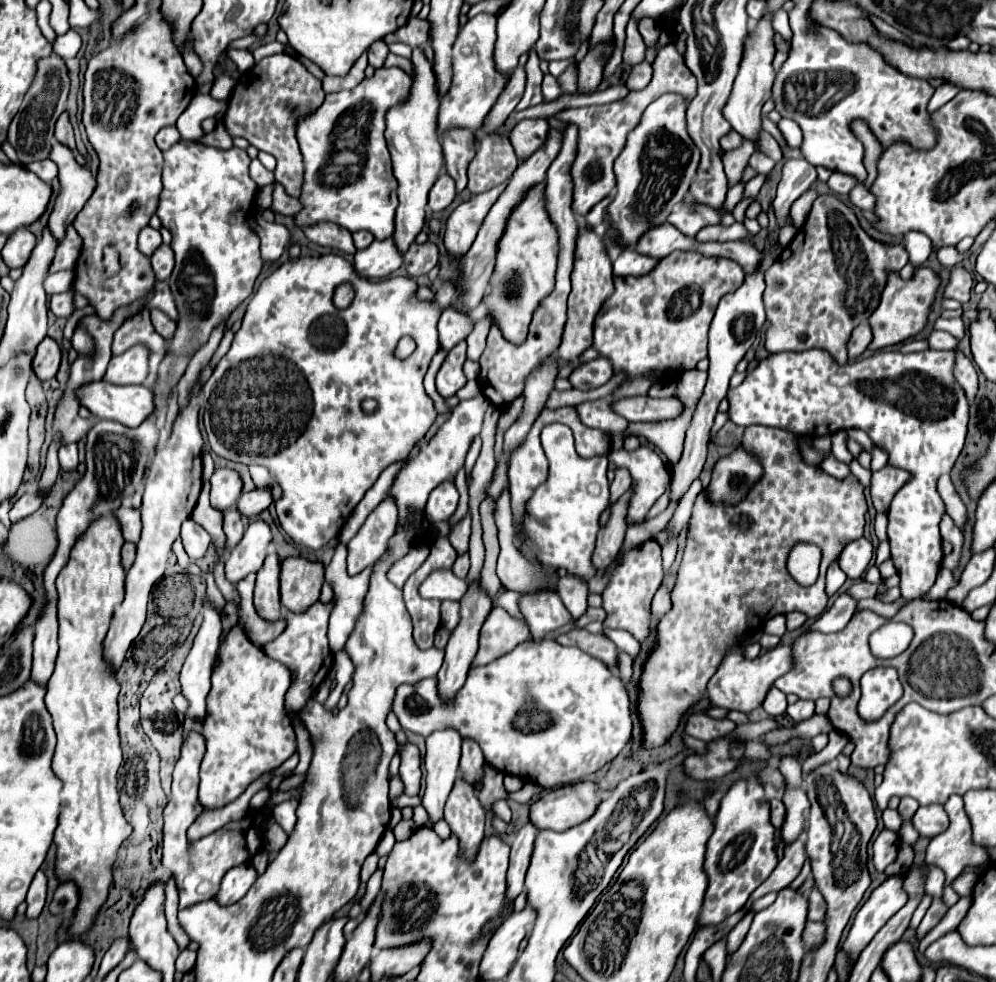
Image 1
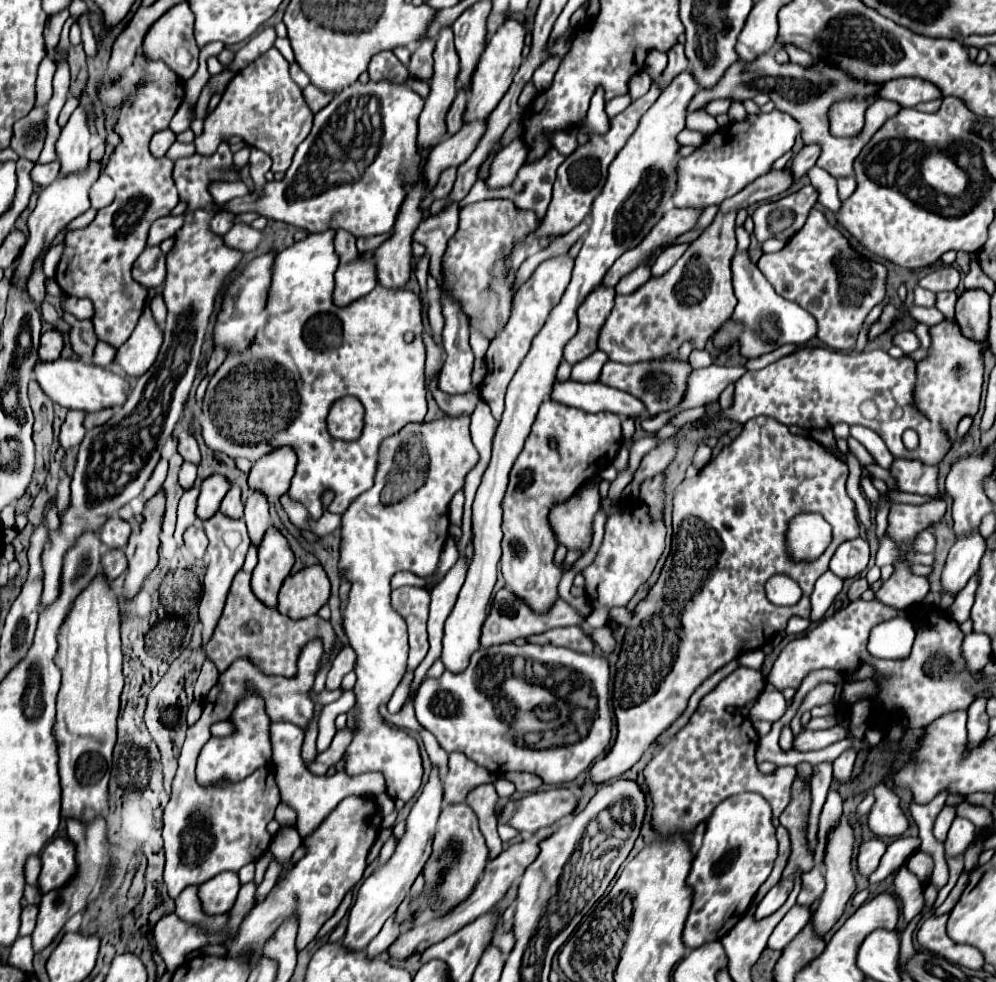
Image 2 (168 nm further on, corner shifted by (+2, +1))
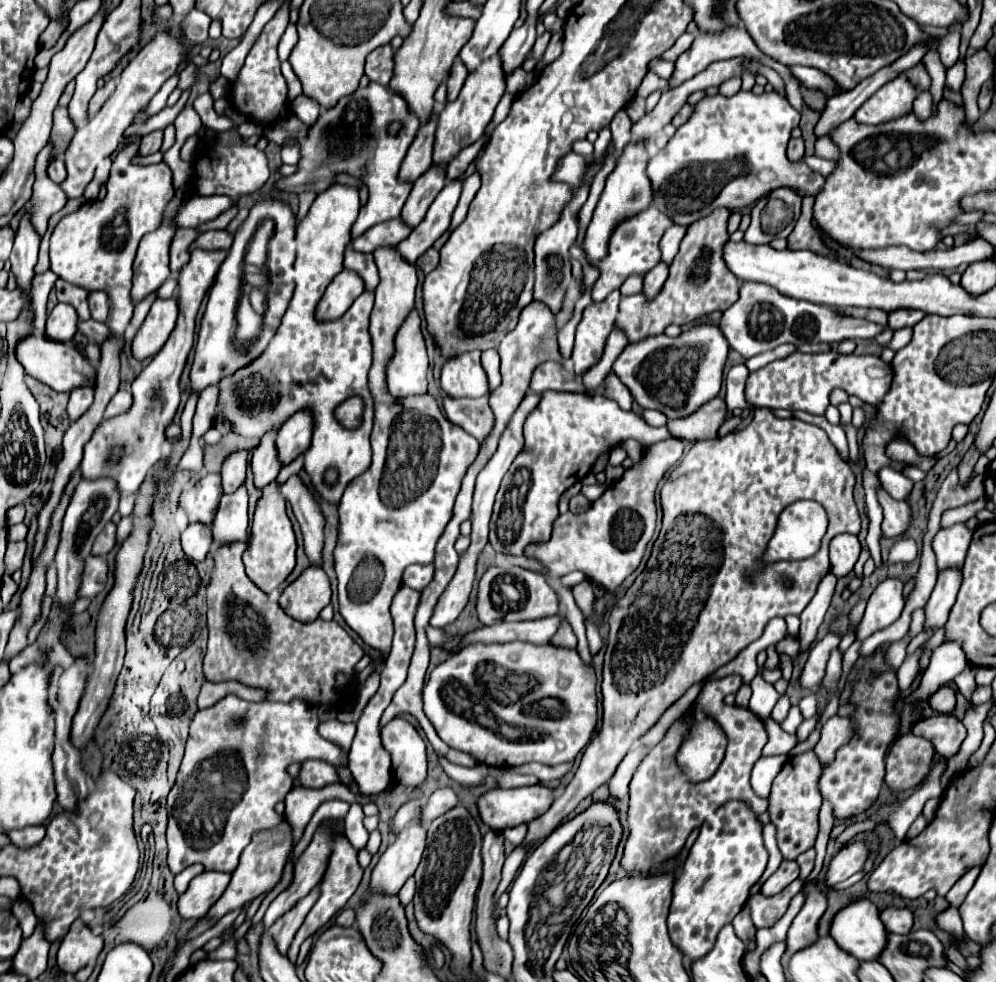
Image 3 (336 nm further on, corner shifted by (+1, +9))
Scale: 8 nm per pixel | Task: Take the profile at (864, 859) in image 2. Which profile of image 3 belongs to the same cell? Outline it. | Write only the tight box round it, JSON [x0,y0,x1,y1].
[823,842,867,886]

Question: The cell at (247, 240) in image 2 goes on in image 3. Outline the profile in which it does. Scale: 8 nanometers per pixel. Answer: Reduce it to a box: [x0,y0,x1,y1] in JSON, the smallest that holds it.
[189,230,233,252]

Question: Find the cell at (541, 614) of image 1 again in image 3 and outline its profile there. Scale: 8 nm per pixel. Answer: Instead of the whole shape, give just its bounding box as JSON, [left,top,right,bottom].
[489,390,671,556]

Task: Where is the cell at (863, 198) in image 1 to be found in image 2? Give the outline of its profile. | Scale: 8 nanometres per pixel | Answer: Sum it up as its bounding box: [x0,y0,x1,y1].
[838,178,856,200]

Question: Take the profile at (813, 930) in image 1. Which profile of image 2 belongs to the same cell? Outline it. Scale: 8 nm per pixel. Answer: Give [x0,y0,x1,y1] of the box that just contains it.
[768,906,812,950]

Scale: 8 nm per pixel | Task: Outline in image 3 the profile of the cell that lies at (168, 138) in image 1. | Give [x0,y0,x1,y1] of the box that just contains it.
[139,130,163,156]

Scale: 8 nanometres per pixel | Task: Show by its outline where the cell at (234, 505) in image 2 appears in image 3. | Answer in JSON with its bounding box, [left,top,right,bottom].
[221,450,249,494]

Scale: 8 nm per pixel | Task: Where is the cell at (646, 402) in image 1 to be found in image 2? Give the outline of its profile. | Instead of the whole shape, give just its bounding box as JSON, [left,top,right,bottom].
[552,382,646,418]

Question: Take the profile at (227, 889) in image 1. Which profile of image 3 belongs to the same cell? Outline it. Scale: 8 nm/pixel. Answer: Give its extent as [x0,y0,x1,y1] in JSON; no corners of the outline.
[177,872,231,920]

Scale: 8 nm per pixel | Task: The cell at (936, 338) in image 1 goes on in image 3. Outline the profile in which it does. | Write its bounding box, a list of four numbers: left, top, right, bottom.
[721,282,883,360]

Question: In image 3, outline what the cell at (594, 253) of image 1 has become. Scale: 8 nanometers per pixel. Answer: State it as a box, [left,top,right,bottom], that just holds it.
[571,290,621,376]

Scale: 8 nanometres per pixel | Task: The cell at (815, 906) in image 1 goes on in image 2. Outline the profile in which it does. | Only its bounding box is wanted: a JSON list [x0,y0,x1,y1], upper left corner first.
[798,866,824,908]

